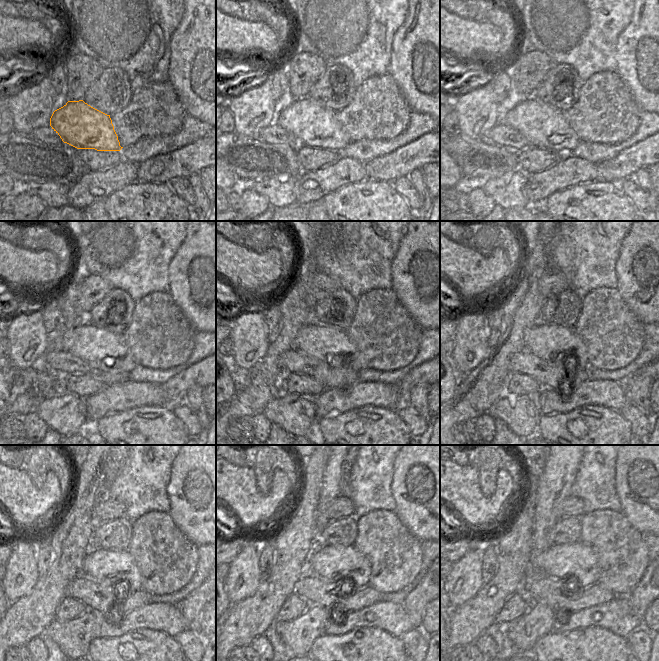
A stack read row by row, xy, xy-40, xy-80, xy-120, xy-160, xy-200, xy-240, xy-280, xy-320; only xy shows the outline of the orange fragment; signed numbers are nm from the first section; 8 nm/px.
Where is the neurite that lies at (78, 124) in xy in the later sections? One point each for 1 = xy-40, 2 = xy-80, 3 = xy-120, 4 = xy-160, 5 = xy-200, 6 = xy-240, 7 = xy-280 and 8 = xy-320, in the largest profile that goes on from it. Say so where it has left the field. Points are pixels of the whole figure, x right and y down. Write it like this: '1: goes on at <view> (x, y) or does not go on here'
1: goes on at xy-40 (313, 125)
2: goes on at xy-80 (544, 126)
3: goes on at xy-120 (102, 350)
4: goes on at xy-160 (330, 345)
5: goes on at xy-200 (549, 342)
6: goes on at xy-240 (103, 566)
7: goes on at xy-280 (330, 562)
8: goes on at xy-320 (578, 559)

